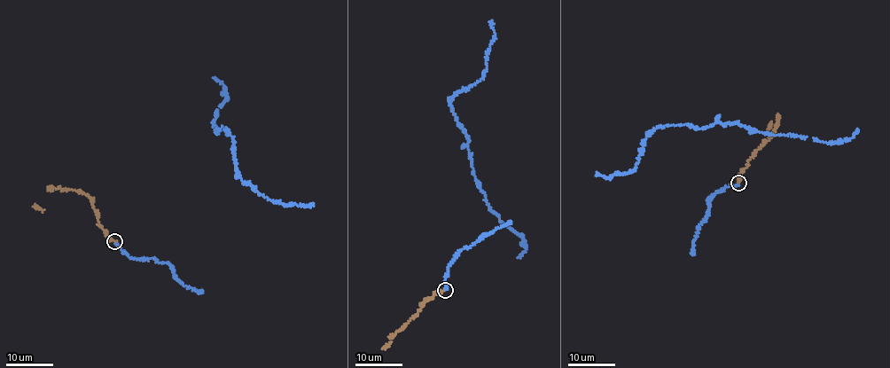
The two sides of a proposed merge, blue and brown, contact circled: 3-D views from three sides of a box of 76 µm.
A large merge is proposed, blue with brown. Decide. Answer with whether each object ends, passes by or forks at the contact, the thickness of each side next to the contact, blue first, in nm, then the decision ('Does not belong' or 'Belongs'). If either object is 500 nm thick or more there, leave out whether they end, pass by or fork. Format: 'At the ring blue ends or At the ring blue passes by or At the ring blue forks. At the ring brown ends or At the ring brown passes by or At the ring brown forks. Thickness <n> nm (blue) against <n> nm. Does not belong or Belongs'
At the ring blue ends. At the ring brown ends. Thickness 320 nm (blue) against 200 nm. Belongs

